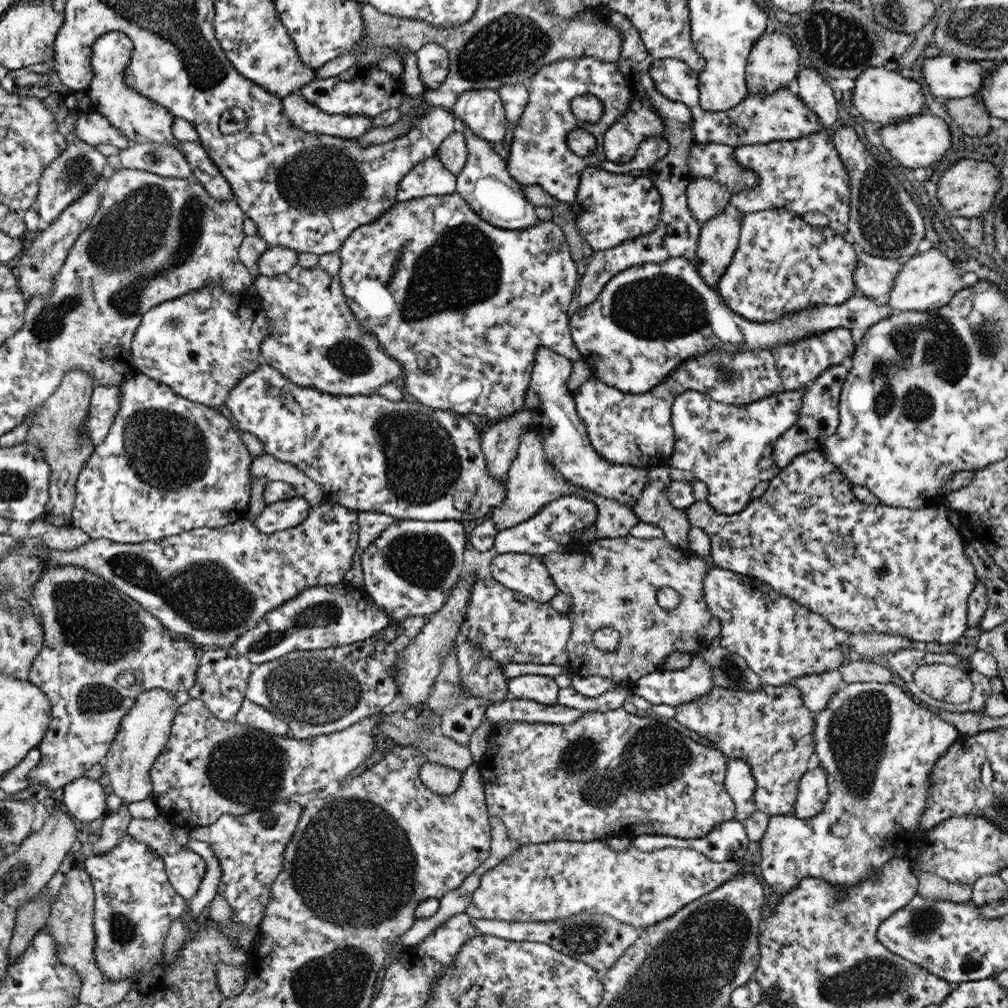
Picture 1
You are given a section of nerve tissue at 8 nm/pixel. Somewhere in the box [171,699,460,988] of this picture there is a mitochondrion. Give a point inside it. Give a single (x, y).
(340, 866)

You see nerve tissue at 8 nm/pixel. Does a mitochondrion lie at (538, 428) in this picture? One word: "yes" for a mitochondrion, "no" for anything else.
no

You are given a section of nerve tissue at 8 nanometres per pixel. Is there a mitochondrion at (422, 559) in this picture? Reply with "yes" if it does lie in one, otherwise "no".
yes

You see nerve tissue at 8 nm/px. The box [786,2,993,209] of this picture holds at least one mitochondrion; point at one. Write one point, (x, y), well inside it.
(833, 37)

